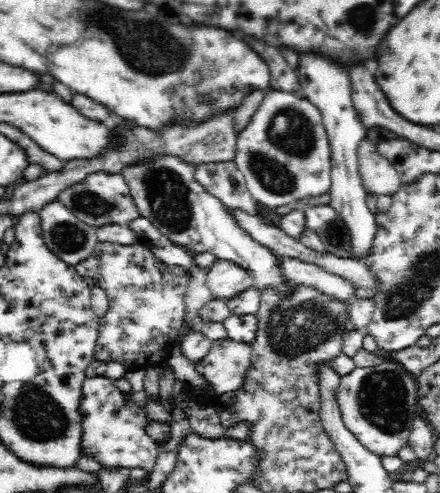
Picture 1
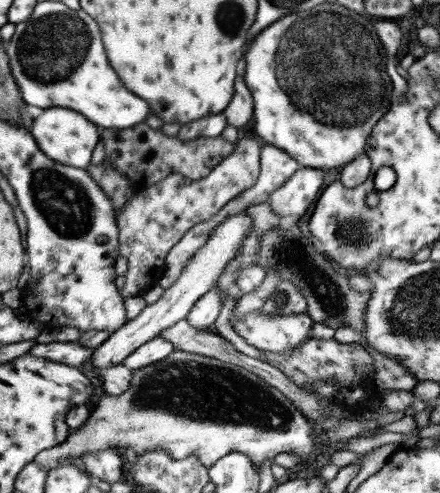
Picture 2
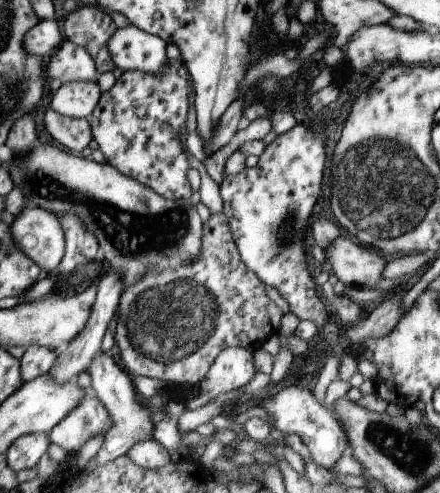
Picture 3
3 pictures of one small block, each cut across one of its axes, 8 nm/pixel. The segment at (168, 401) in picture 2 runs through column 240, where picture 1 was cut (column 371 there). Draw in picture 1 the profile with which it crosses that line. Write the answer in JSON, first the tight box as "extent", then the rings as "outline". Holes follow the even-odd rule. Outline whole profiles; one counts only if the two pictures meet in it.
{"extent":[336,362,418,456],"outline":[[[384,362],[374,368],[356,368],[340,378],[336,402],[346,430],[376,456],[398,456],[400,448],[410,446],[410,432],[418,414],[418,380],[400,364]]]}

